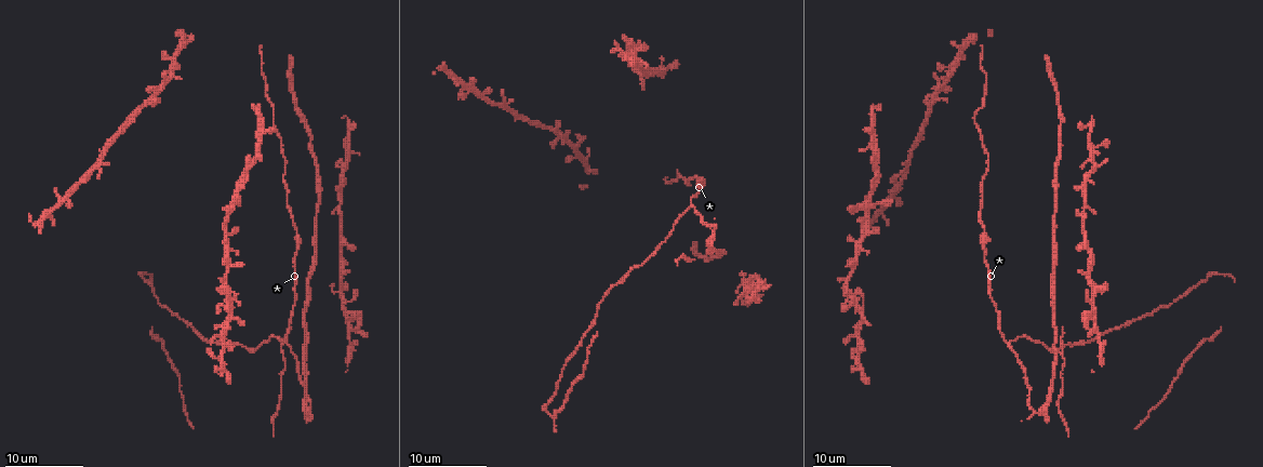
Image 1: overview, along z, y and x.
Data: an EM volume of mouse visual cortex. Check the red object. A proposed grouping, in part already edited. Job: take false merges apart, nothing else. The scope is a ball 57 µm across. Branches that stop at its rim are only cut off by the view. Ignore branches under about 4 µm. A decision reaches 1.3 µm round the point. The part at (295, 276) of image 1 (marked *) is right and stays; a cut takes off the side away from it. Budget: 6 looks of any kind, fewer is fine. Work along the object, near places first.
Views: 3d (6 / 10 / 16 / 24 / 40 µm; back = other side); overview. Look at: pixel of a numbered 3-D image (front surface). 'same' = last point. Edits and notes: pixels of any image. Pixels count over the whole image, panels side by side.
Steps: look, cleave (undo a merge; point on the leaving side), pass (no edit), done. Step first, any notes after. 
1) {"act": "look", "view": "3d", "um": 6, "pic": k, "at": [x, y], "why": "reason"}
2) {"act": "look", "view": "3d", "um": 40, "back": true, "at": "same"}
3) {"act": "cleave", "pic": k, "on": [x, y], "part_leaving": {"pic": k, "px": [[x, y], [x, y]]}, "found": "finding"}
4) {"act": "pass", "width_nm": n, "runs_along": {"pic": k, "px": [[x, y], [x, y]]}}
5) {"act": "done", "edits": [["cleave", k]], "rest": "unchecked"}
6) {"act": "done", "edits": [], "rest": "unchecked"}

{"act": "look", "view": "3d", "um": 16, "pic": 1, "at": [1083, 190], "why": "branch point"}

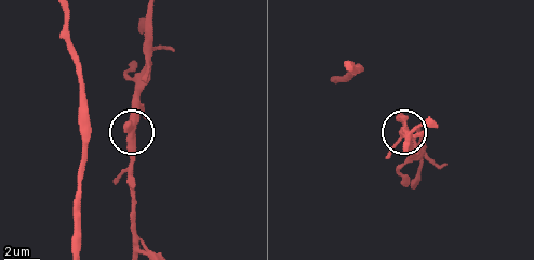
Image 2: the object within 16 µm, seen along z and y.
{"act": "pass", "arms": 3, "found": "all the same neuron"}

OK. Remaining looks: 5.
{"act": "look", "view": "3d", "um": 10, "pic": 1, "at": [1053, 324], "why": "three-way junction"}

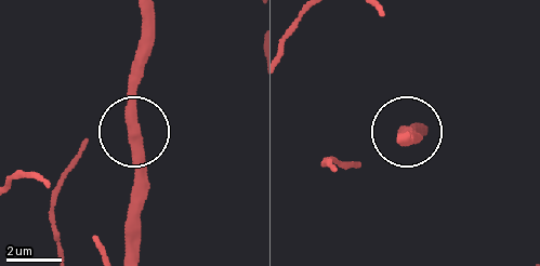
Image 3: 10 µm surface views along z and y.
{"act": "pass", "runs_along": {"pic": 3, "px": [[407, 134], [353, 164]]}, "found": "all the same neuron"}

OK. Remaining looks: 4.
{"act": "look", "view": "3d", "um": 6, "pic": 1, "at": [286, 343], "why": "a fork"}

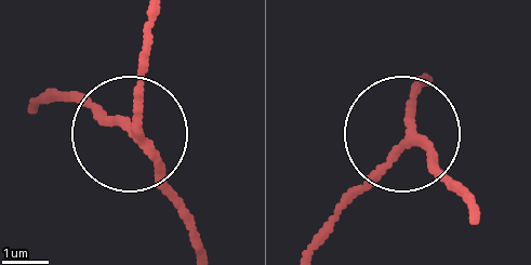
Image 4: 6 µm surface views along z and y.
{"act": "pass", "width_nm": 180, "runs_along": {"pic": 4, "px": [[157, 15], [133, 128], [60, 97]]}, "found": "one neuron here"}

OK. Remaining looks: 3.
{"act": "done", "edits": [], "rest": "unchecked"}

